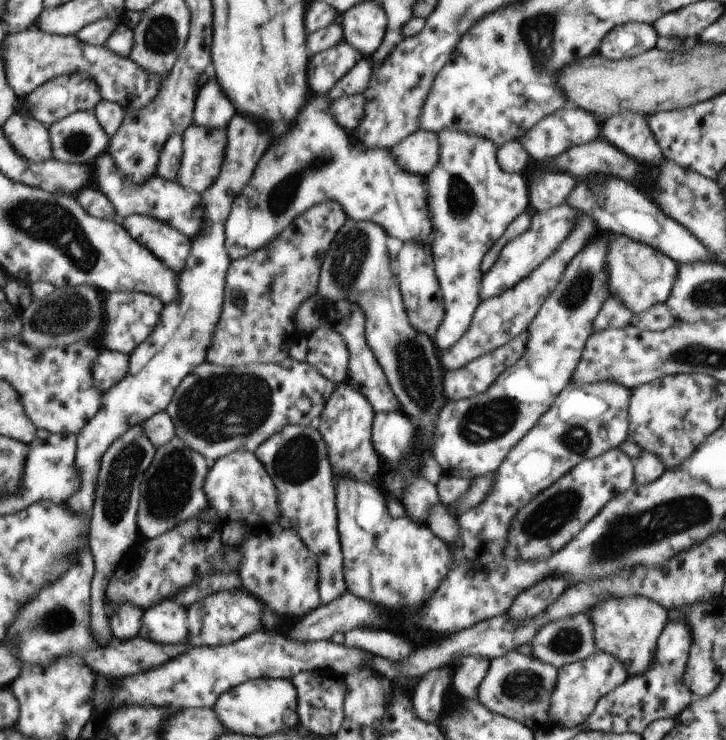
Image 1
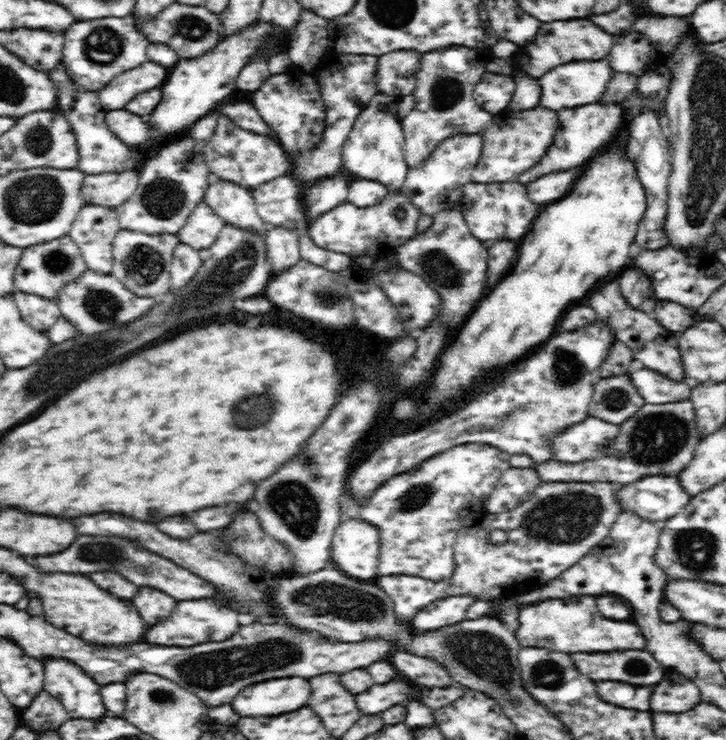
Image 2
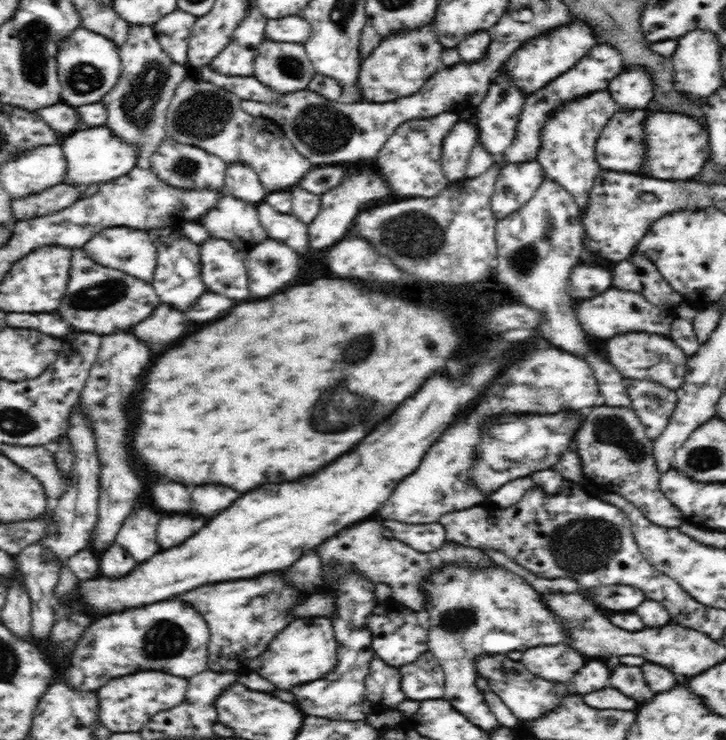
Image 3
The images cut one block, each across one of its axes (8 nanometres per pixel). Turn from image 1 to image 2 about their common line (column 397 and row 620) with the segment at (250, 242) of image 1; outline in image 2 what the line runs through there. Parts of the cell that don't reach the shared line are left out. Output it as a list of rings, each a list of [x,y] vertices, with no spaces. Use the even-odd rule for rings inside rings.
[[[213,599],[184,600],[178,602],[176,608],[172,610],[172,616],[168,616],[164,622],[154,624],[144,640],[150,644],[160,644],[160,646],[194,646],[202,642],[220,642],[236,635],[241,625],[238,622],[238,614],[224,604]]]

